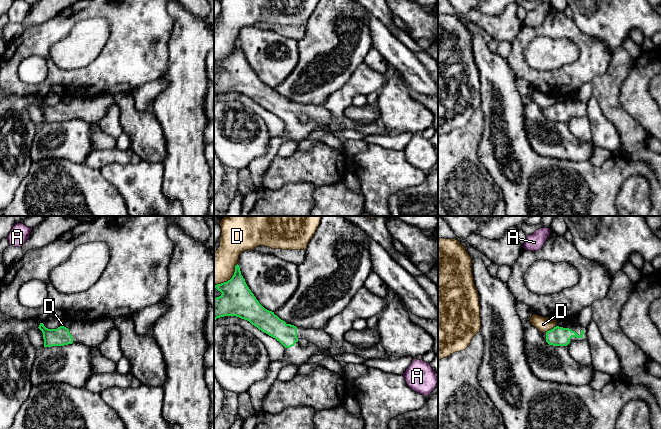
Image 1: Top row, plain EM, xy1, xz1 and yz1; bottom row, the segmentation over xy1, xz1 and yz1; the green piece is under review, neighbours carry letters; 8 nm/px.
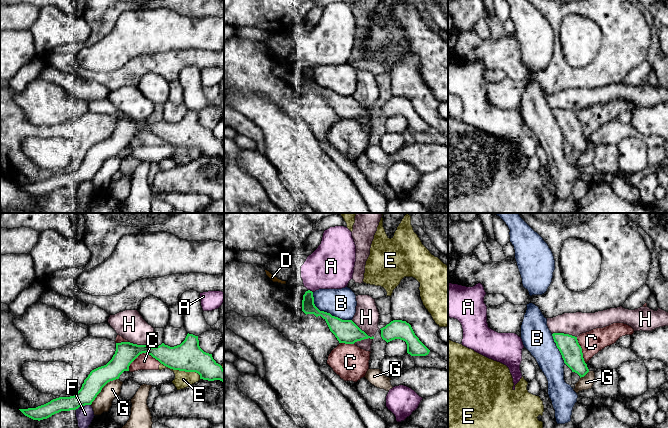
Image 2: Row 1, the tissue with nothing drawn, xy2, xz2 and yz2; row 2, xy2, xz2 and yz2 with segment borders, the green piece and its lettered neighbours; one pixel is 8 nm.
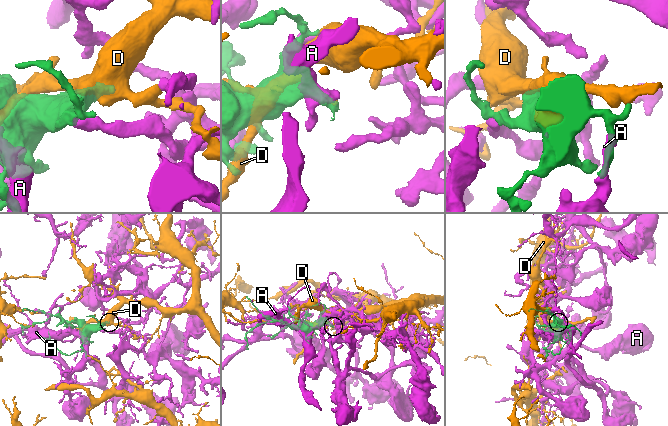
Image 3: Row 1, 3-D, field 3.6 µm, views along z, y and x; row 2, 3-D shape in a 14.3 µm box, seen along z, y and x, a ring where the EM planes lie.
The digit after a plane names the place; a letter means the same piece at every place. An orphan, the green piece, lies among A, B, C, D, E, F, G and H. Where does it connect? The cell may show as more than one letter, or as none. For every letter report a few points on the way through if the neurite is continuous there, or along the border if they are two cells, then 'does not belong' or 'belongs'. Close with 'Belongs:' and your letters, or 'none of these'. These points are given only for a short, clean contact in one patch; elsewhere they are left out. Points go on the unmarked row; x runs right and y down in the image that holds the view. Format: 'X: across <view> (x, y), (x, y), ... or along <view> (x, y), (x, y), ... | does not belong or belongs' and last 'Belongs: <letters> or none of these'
A: does not belong
B: does not belong
C: along xy2 (161, 139), (147, 129), (141, 129), (130, 140), (128, 146) | does not belong
D: does not belong
E: does not belong
F: does not belong
G: does not belong
H: along xz2 (351, 96), (372, 115) | does not belong
Belongs: none of these

